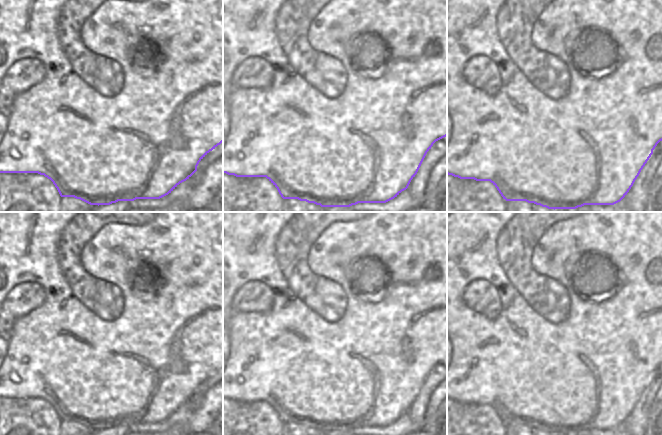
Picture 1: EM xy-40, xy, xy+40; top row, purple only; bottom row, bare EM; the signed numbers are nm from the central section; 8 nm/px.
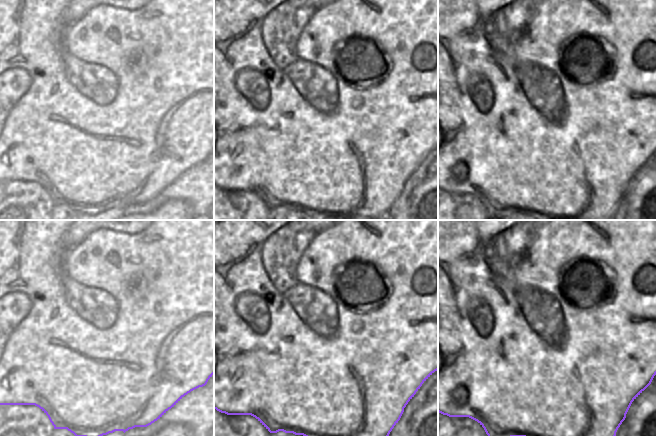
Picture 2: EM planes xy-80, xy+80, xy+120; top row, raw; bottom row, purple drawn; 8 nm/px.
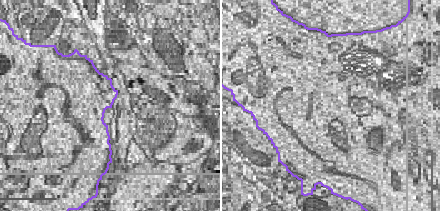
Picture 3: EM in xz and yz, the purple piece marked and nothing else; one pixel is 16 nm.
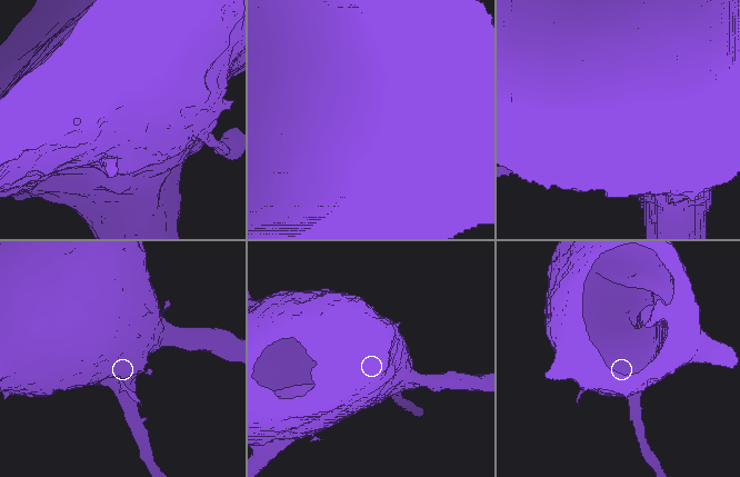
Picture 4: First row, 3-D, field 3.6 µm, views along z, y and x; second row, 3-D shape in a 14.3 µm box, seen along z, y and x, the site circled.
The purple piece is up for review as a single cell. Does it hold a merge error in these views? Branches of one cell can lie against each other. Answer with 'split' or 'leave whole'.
split

